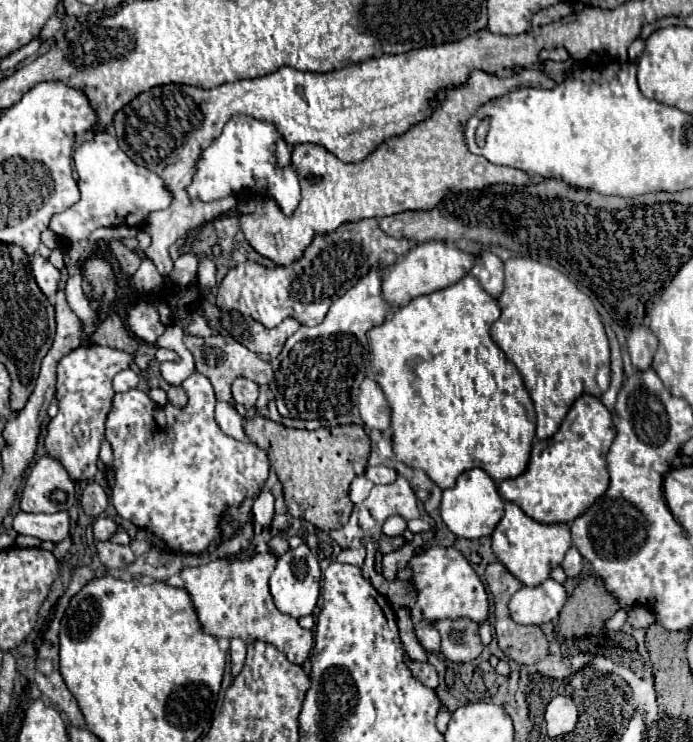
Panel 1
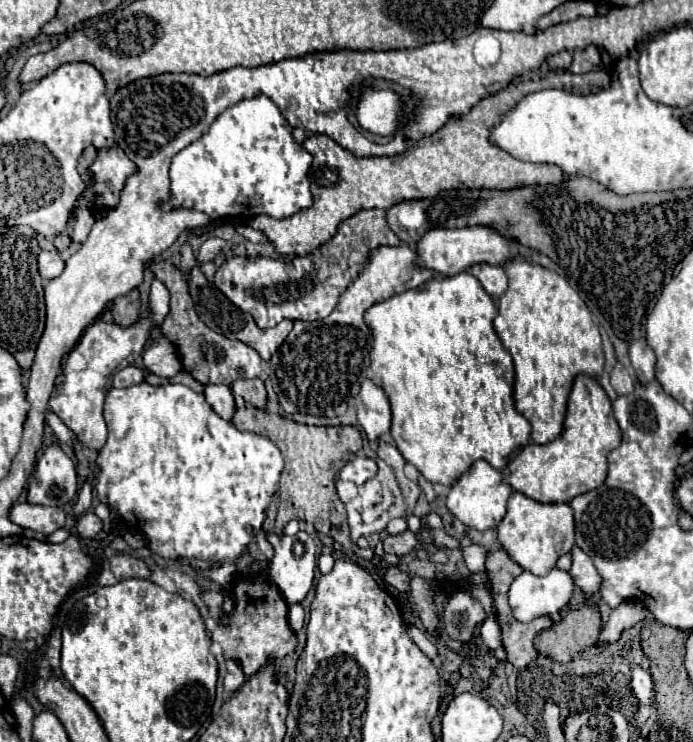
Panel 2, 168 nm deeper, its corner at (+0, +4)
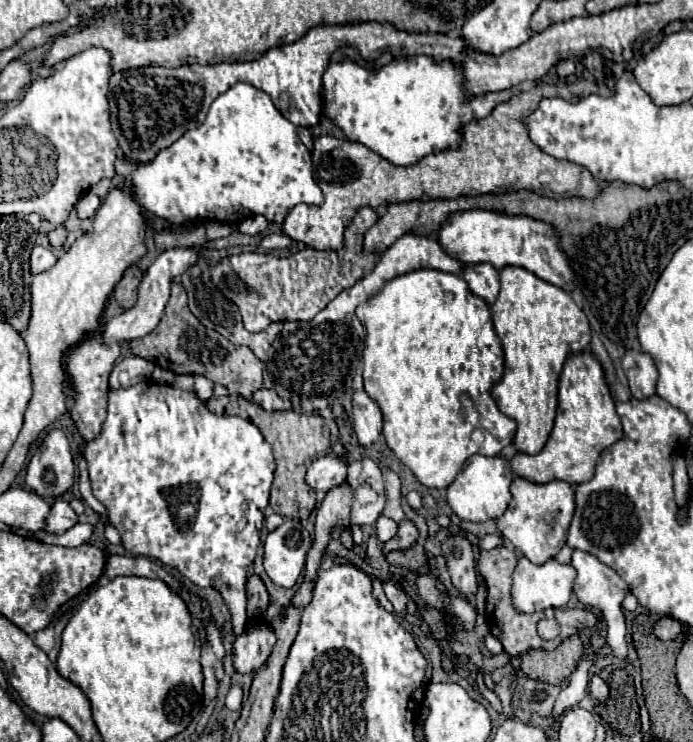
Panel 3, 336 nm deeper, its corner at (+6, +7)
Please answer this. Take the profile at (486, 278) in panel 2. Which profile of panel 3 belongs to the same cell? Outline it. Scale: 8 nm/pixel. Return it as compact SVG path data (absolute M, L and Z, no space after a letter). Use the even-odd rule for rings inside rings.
M472 264L464 268L464 280L468 282L470 290L492 304L500 292L500 278L498 270L492 264Z

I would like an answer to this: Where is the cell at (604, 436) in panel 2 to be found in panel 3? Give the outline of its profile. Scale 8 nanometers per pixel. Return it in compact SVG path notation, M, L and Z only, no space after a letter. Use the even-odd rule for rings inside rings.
M590 350L582 354L574 354L566 360L564 370L560 374L560 392L558 392L558 412L554 430L538 454L516 452L508 466L510 470L530 482L548 484L554 480L562 480L568 484L584 484L594 476L594 466L604 448L618 442L622 438L622 424L616 414L614 400L604 380L602 366L592 356Z

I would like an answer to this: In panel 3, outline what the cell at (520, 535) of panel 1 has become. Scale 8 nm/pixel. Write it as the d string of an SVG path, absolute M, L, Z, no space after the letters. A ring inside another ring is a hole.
M514 478L510 492L512 492L512 502L508 504L508 510L496 520L502 538L508 540L532 564L548 562L566 544L568 526L574 514L572 486L560 480L548 484L534 484L524 478Z

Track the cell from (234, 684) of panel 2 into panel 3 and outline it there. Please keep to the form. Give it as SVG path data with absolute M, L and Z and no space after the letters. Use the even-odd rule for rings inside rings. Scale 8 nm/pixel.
M231 686L225 700L225 706L231 710L236 711L242 707L243 691L238 686Z

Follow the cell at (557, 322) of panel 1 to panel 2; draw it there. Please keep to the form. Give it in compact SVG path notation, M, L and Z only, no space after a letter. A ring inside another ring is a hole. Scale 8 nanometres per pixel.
M512 259L504 267L508 275L508 291L498 299L498 315L496 315L496 333L502 345L514 359L516 381L514 381L514 405L516 411L522 413L532 425L532 443L544 445L556 439L562 433L562 423L566 415L566 401L570 395L572 381L578 373L586 373L590 377L600 377L604 367L604 351L598 325L594 325L590 309L580 299L580 295L562 279L558 273L532 265L522 259Z

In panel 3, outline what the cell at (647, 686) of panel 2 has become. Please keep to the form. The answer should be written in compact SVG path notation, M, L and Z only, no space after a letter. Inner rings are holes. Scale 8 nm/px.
M574 550L572 554L572 566L576 568L576 580L574 580L574 594L578 596L578 600L584 606L592 606L598 608L604 614L604 620L608 624L608 634L606 634L606 642L608 648L612 652L612 656L616 656L618 660L626 660L628 658L628 644L626 644L626 624L624 624L624 614L622 614L622 600L628 594L628 586L626 582L606 564L602 564L596 556L582 552L582 550Z

